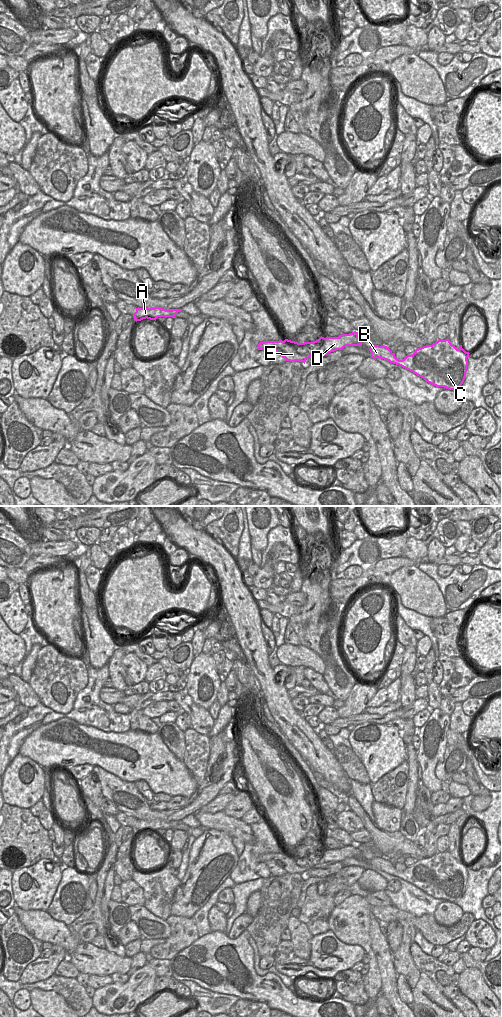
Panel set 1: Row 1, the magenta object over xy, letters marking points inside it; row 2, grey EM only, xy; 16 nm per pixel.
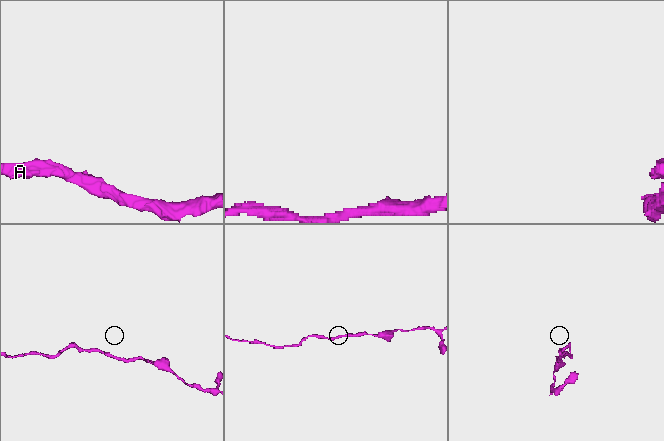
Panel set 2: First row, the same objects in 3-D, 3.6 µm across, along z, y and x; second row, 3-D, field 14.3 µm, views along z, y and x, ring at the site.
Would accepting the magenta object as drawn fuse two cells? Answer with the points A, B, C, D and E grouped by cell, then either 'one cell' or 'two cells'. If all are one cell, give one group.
groups A B C D E; one cell

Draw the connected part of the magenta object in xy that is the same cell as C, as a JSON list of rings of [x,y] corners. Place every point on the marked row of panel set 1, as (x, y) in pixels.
[[[449,339],[438,340],[432,345],[418,348],[402,360],[397,359],[389,347],[384,345],[374,345],[370,352],[370,358],[387,360],[413,372],[436,387],[444,387],[455,392],[466,378],[467,358],[470,354],[462,345],[457,349]]]

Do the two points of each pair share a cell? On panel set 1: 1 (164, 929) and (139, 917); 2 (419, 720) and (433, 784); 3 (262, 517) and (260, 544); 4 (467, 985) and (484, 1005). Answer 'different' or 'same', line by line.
1: same
2: different
3: same
4: same

